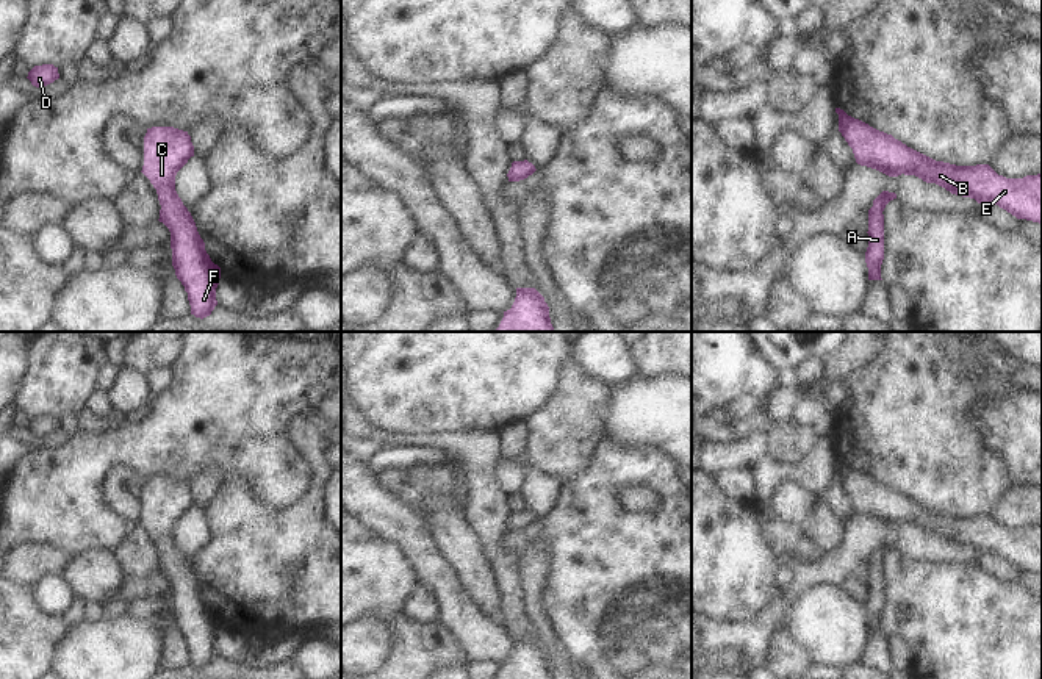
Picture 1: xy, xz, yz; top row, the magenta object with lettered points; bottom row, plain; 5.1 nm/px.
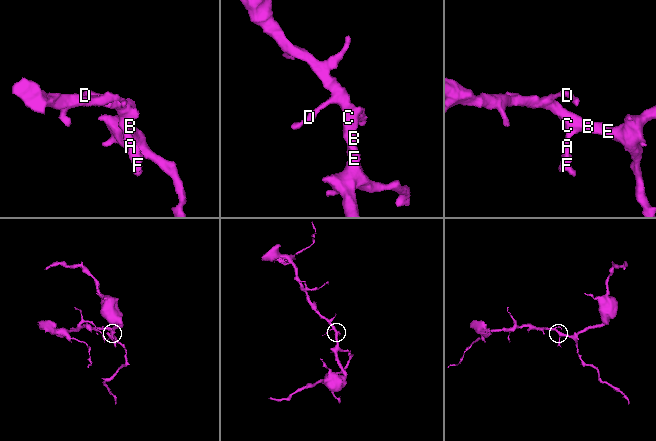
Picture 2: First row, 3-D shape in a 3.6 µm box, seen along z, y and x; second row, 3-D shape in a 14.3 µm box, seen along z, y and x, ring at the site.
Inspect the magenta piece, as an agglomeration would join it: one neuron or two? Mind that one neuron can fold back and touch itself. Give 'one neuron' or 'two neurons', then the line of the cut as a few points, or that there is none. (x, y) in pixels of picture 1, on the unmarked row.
one neuron | no cut

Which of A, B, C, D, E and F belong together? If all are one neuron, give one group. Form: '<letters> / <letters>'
A B C D E F

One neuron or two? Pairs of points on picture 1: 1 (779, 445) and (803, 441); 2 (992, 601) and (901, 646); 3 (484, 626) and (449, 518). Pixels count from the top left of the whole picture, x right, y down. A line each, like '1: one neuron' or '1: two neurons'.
1: one neuron
2: two neurons
3: two neurons

